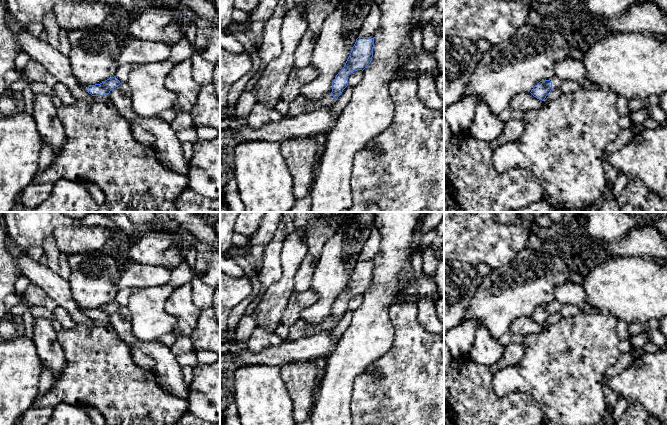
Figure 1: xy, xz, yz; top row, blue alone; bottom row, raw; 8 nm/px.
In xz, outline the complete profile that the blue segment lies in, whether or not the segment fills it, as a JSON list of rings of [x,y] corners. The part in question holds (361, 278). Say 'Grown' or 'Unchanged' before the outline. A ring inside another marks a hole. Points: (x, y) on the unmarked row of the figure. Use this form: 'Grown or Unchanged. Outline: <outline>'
Grown. Outline: [[[358,261],[351,277],[332,307],[332,316],[322,324],[309,325],[303,319],[299,319],[290,327],[289,335],[285,340],[295,340],[307,335],[318,333],[325,329],[335,328],[337,322],[348,310],[348,300],[357,294],[364,294],[373,281],[374,262]]]

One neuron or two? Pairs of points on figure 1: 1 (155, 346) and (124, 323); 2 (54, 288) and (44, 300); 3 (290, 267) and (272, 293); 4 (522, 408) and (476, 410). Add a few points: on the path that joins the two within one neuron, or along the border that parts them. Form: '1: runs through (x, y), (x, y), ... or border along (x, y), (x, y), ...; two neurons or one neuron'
1: runs through (145, 346), (137, 344), (126, 333); one neuron
2: border along (31, 281), (39, 285), (58, 305); two neurons
3: runs through (288, 273), (287, 278), (278, 287); one neuron
4: runs through (511, 410), (487, 410); one neuron

